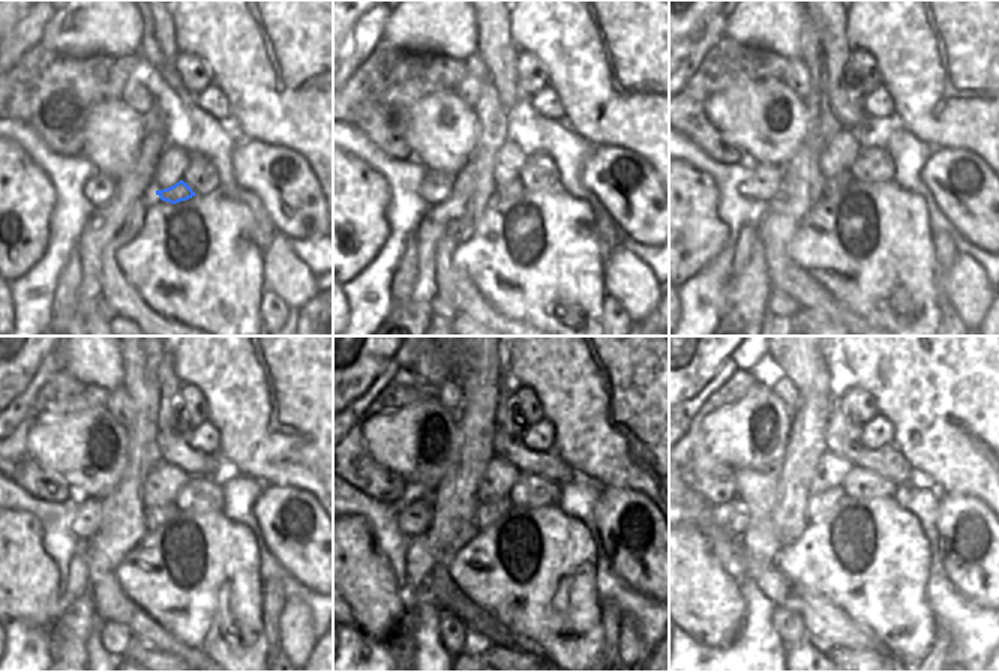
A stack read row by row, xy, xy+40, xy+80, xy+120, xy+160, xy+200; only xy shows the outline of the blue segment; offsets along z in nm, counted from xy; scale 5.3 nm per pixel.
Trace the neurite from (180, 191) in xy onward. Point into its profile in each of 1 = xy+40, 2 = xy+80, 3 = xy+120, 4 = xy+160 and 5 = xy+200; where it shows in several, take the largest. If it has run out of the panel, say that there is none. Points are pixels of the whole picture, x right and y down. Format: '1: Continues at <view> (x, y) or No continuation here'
1: Continues at xy+40 (513, 189)
2: Continues at xy+80 (834, 183)
3: Continues at xy+120 (155, 516)
4: Continues at xy+160 (488, 513)
5: Continues at xy+200 (818, 504).

